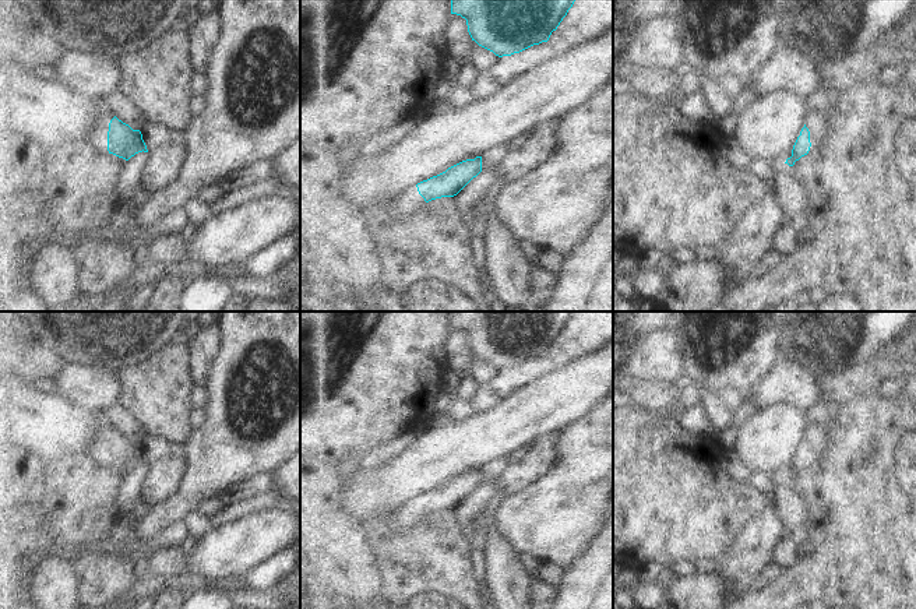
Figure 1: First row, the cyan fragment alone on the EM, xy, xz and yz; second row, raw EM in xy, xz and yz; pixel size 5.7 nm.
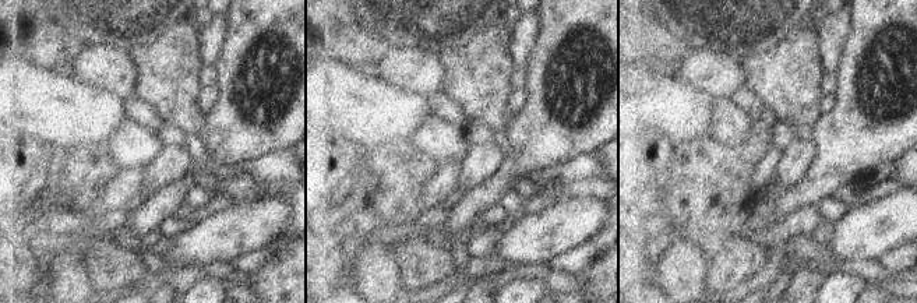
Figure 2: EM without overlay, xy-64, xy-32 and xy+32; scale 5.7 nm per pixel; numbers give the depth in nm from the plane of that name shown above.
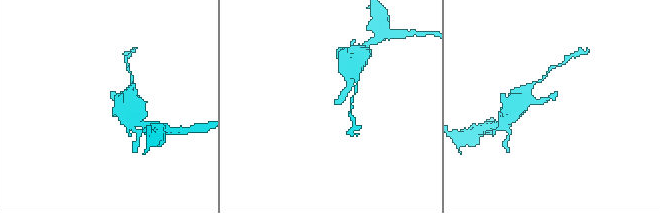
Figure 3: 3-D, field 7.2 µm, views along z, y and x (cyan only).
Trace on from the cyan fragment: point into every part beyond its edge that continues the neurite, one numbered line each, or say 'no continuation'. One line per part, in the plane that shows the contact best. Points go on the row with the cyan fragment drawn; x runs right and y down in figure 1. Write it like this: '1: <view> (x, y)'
1: xy (98, 137)

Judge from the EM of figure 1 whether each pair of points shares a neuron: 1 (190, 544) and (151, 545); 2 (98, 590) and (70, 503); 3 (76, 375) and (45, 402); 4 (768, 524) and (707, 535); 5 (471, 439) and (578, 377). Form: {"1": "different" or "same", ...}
{"1": "different", "2": "same", "3": "different", "4": "different", "5": "same"}

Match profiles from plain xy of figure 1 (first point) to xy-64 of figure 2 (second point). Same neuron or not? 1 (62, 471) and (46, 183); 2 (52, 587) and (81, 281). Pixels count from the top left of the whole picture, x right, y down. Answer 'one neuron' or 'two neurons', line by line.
1: two neurons
2: one neuron

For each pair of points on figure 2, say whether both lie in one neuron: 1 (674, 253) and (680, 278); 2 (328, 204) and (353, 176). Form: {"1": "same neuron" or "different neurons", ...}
{"1": "same neuron", "2": "different neurons"}

